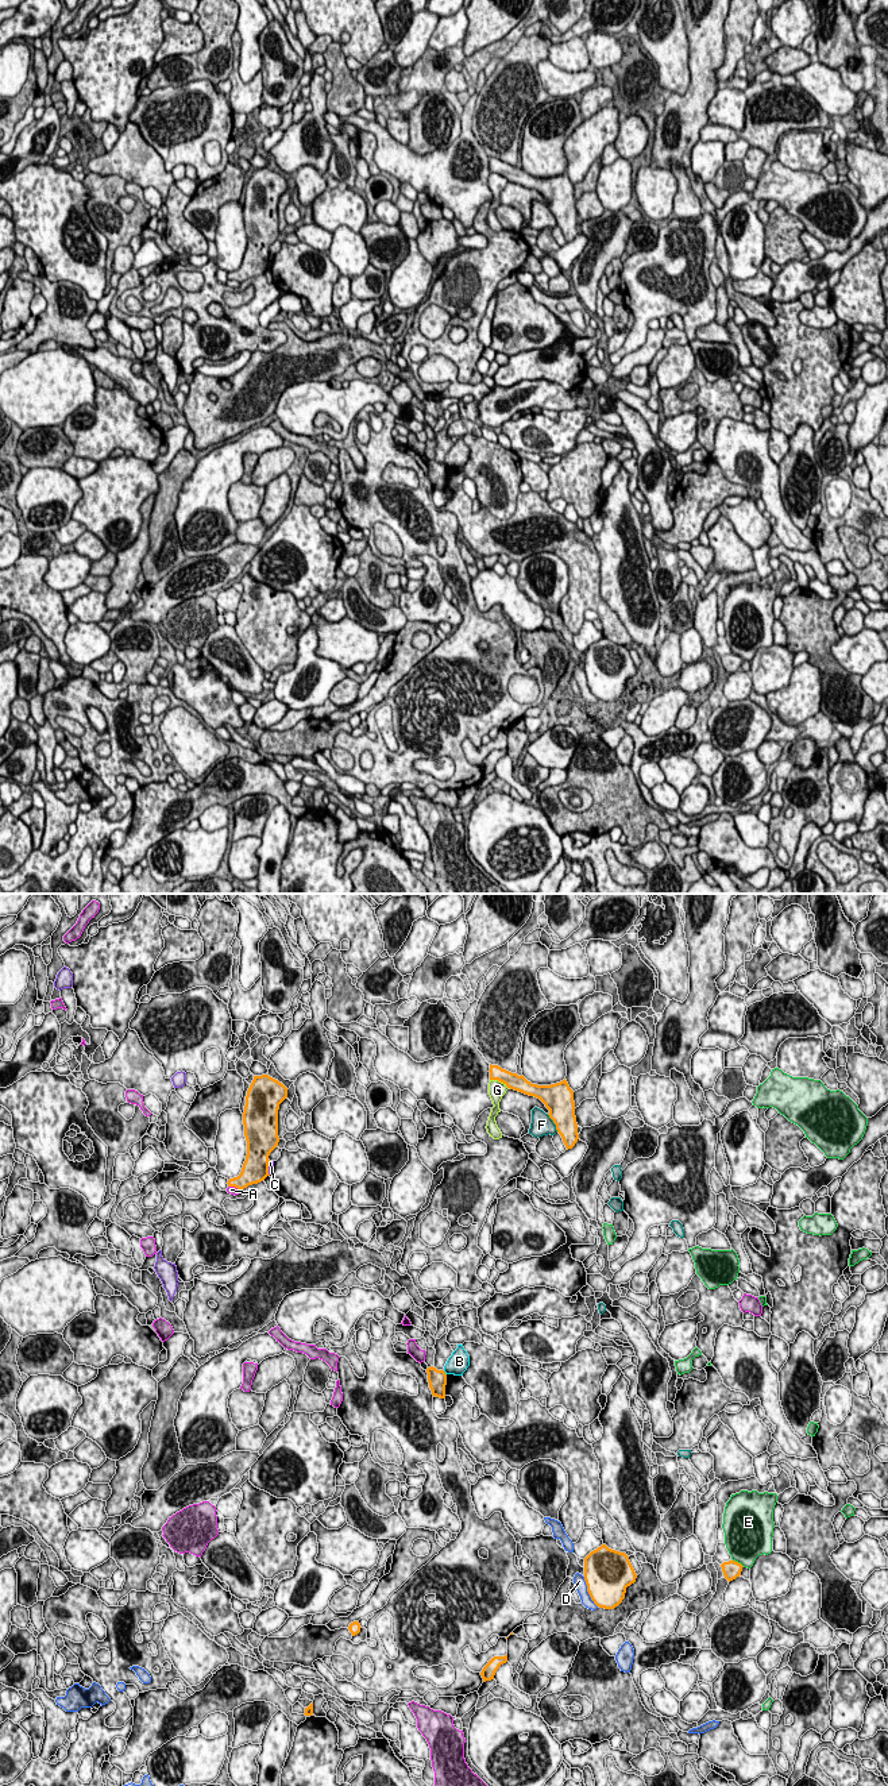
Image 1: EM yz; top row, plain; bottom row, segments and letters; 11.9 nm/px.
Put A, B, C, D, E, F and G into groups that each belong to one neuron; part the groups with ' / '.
A / B D / C / E / F / G

